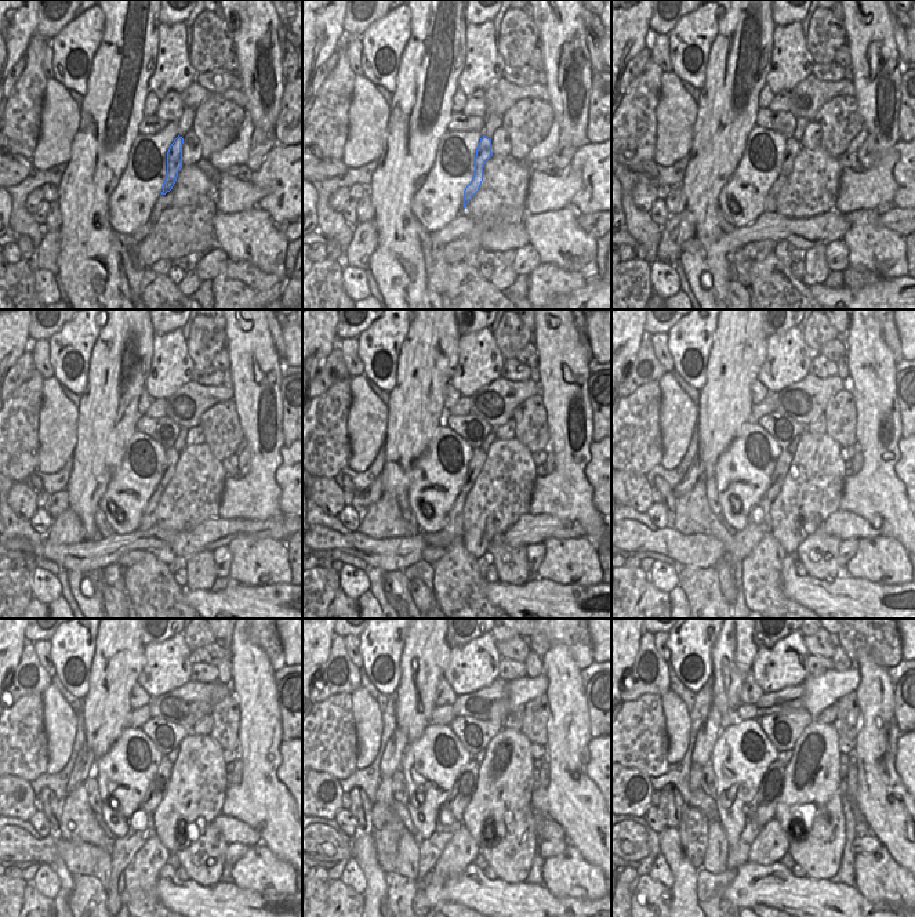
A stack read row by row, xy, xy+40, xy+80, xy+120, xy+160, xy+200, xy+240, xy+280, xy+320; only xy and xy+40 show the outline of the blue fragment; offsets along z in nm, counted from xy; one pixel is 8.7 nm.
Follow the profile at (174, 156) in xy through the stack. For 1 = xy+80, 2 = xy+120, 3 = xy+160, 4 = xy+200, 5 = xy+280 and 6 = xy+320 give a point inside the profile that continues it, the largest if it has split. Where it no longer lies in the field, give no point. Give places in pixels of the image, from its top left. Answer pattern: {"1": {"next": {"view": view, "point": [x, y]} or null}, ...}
{"1": {"next": {"view": "xy+80", "point": [792, 148]}}, "2": {"next": {"view": "xy+120", "point": [171, 455]}}, "3": {"next": {"view": "xy+160", "point": [478, 459]}}, "4": {"next": {"view": "xy+200", "point": [783, 463]}}, "5": {"next": {"view": "xy+280", "point": [464, 787]}}, "6": {"next": {"view": "xy+320", "point": [762, 809]}}}

